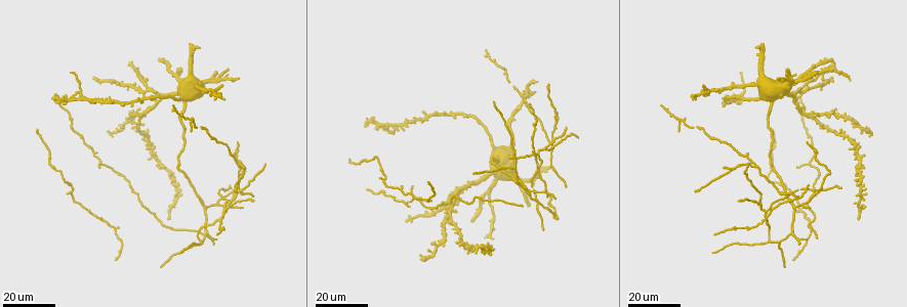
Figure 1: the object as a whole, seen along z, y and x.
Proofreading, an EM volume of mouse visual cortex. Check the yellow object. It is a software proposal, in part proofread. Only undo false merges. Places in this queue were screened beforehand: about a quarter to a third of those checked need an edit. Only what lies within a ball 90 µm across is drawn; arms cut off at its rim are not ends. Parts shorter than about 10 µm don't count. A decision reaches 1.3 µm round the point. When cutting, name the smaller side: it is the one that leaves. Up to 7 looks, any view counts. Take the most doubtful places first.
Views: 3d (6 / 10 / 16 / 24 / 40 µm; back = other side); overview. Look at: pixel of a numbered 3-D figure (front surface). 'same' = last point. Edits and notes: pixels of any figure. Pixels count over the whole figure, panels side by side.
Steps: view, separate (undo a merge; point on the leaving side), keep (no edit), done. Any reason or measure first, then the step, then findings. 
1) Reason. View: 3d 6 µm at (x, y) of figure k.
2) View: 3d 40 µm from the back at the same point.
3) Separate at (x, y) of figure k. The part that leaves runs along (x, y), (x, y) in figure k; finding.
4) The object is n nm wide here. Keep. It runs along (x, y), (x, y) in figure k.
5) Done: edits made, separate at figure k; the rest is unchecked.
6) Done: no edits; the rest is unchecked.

Looks like a crossing. View: 3d 16 µm at (220, 221) of figure 1.

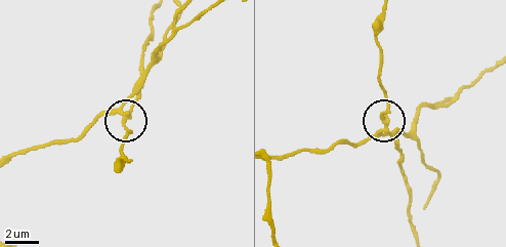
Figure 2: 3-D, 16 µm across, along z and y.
View: 3d 10 µm at (386, 129) of figure 2.

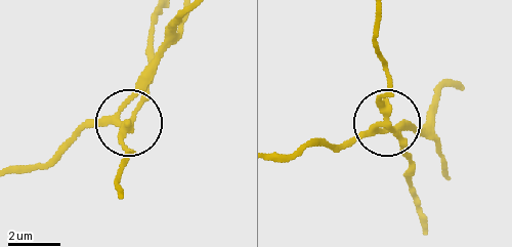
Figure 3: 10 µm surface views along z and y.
The object is 250 nm wide here. Separate at (145, 99) of figure 3. The part that leaves runs along (378, 123), (401, 146), (422, 222) in figure 3; two neurons meet here.

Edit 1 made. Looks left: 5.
View: overview.

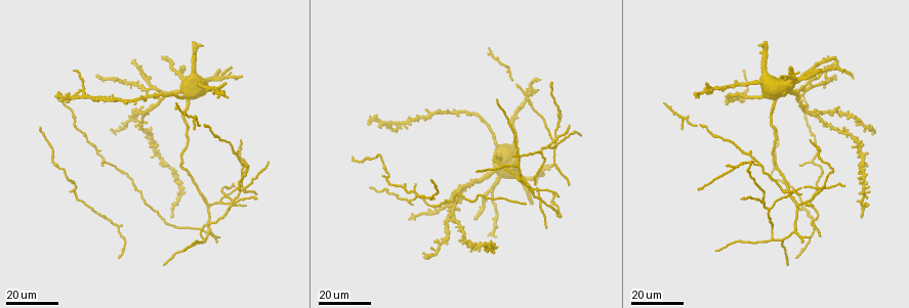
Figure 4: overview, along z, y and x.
A fork. View: 3d 16 µm at (516, 164) of figure 4.

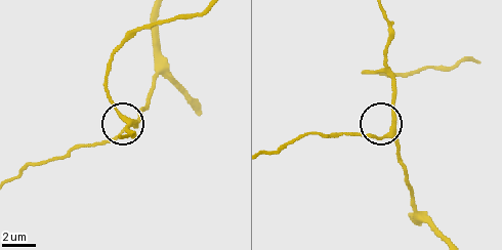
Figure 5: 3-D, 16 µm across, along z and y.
Zoom in. View: 3d 6 µm at (387, 134) of figure 5.

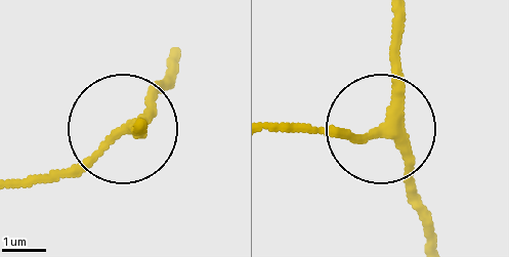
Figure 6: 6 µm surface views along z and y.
3 arms meet here. Keep. It runs along (435, 238), (394, 138), (299, 127) in figure 6; continuous, no second neuron.

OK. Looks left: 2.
Side arm on a straight run. View: 3d 16 µm at (764, 204) of figure 4.

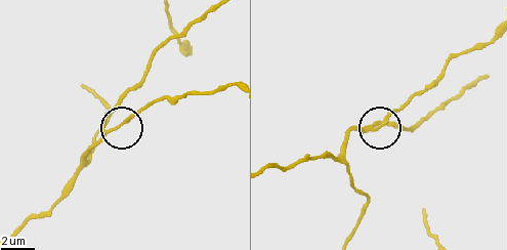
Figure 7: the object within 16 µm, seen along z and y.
View: 3d 6 µm at (105, 133) of figure 7.

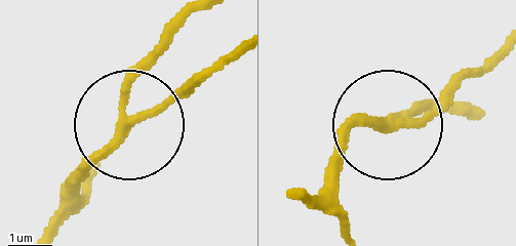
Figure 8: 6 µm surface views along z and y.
The object is 200 nm wide here. Keep. It runs along (294, 199), (324, 188), (350, 133), (415, 118), (489, 59) in figure 8; one neuron here.

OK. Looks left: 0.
Done: edits made, separate at figure 3; the rest is unchecked.

